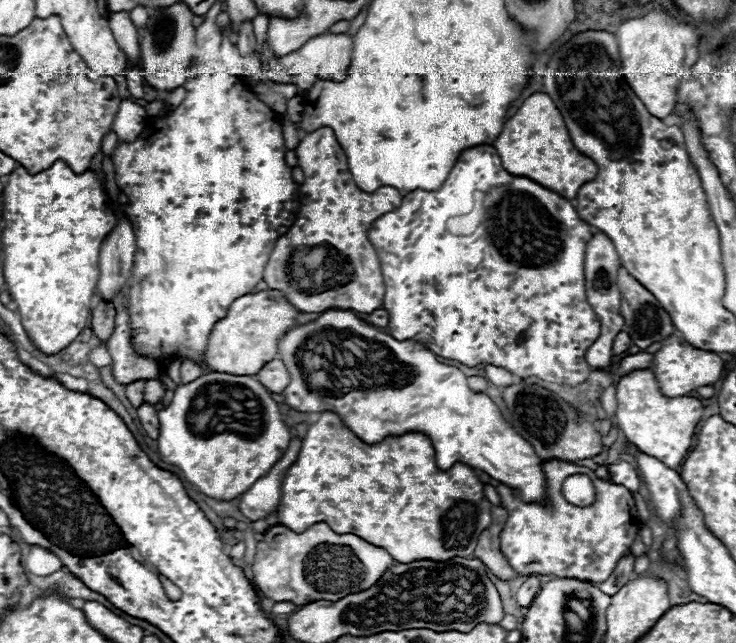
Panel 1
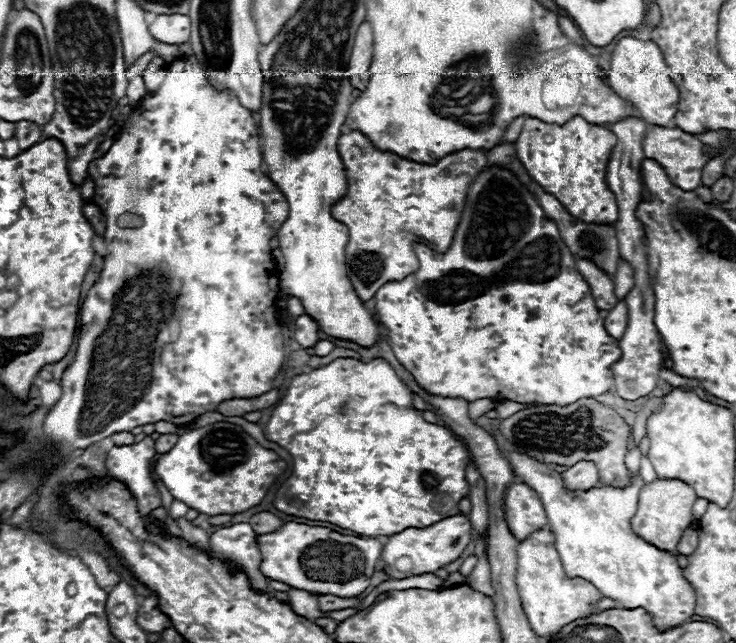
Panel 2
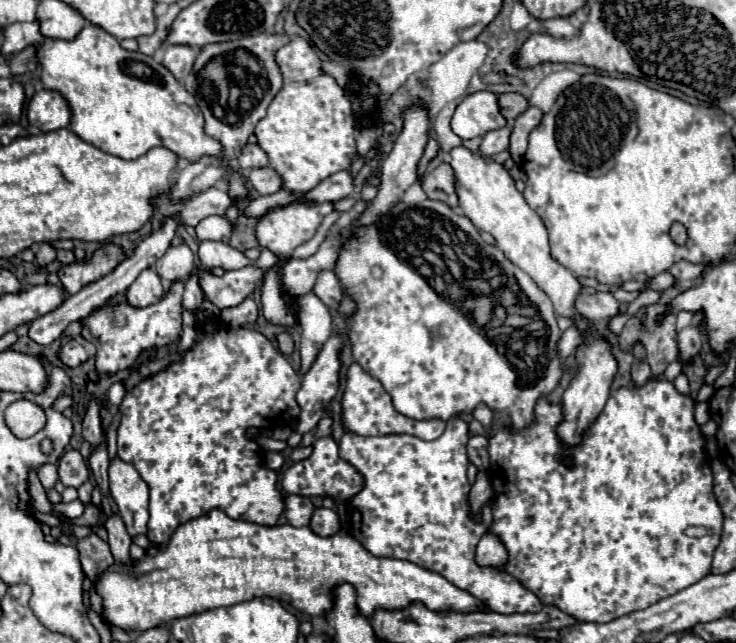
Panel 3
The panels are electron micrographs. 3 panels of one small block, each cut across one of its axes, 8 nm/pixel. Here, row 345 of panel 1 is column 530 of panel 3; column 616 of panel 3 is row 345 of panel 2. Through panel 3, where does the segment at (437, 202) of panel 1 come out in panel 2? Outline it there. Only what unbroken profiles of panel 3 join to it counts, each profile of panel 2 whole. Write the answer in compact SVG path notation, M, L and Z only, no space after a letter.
M486 168L470 186L466 196L466 206L456 228L452 246L446 254L438 254L428 246L414 246L416 256L420 260L420 268L408 274L404 280L386 282L376 294L376 318L386 328L388 344L398 358L398 362L412 372L416 382L424 386L424 390L432 394L440 394L442 398L464 398L466 402L474 402L478 398L494 398L494 400L512 400L520 404L556 404L568 406L580 398L594 398L608 392L614 386L614 378L610 366L620 358L618 340L612 338L604 328L604 318L594 304L594 296L584 282L582 274L576 270L574 256L566 248L560 238L560 232L552 220L546 218L544 210L538 206L536 198L512 176L508 170Z

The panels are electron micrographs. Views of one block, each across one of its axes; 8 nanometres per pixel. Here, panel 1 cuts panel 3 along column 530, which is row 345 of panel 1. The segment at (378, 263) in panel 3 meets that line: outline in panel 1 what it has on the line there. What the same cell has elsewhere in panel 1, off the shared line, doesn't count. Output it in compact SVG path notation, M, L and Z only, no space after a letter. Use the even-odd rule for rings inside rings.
M326 310L318 320L292 328L278 342L278 358L286 364L292 382L282 392L286 404L298 412L336 412L342 422L364 442L374 444L386 436L398 436L404 432L424 432L430 436L438 468L448 470L452 464L462 462L474 470L486 472L490 478L506 484L508 488L520 490L524 502L546 500L546 476L542 460L534 452L532 444L524 440L504 420L496 404L480 392L472 392L466 384L466 376L438 358L418 342L398 342L392 336L378 332L372 324L362 322L350 310ZM324 344L324 352L316 354L316 346Z

